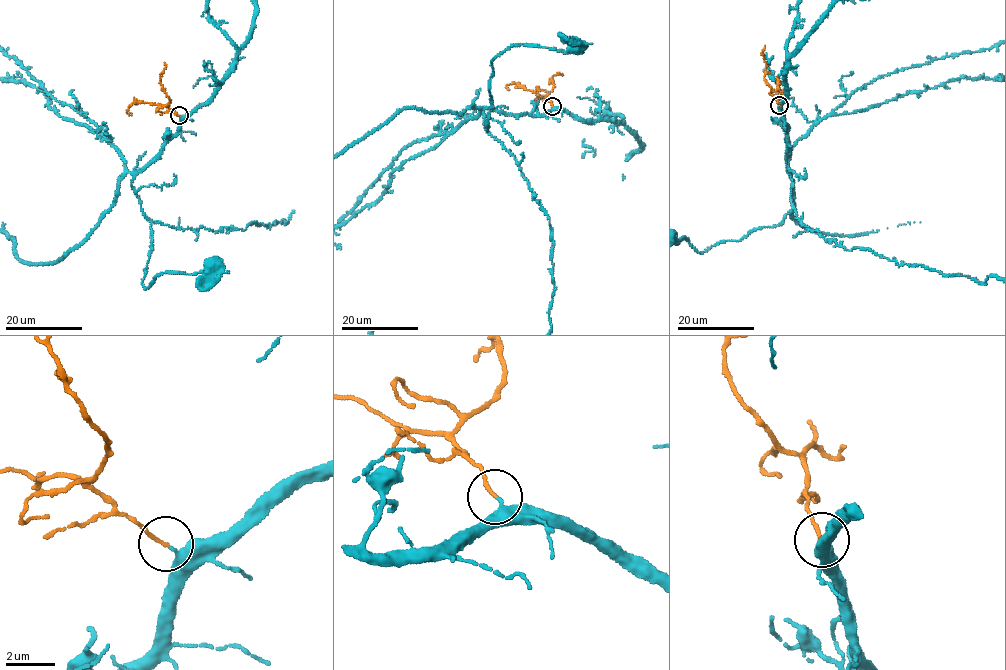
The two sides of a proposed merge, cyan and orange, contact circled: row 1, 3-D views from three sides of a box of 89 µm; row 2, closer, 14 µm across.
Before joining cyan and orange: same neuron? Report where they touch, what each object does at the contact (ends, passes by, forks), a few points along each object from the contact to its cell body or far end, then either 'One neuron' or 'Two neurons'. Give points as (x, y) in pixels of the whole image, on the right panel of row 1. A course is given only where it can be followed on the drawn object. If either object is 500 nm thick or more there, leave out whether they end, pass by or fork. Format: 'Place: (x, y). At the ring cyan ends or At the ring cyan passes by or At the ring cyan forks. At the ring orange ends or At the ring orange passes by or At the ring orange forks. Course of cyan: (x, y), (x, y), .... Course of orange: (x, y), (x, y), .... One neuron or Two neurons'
Place: (779, 105). At the ring cyan ends. At the ring orange ends. Course of cyan: (779, 106), (788, 131), (792, 207), (782, 221), (700, 252), (684, 237), (676, 244). Course of orange: (780, 105), (776, 93), (764, 76), (762, 51), (765, 46). One neuron

